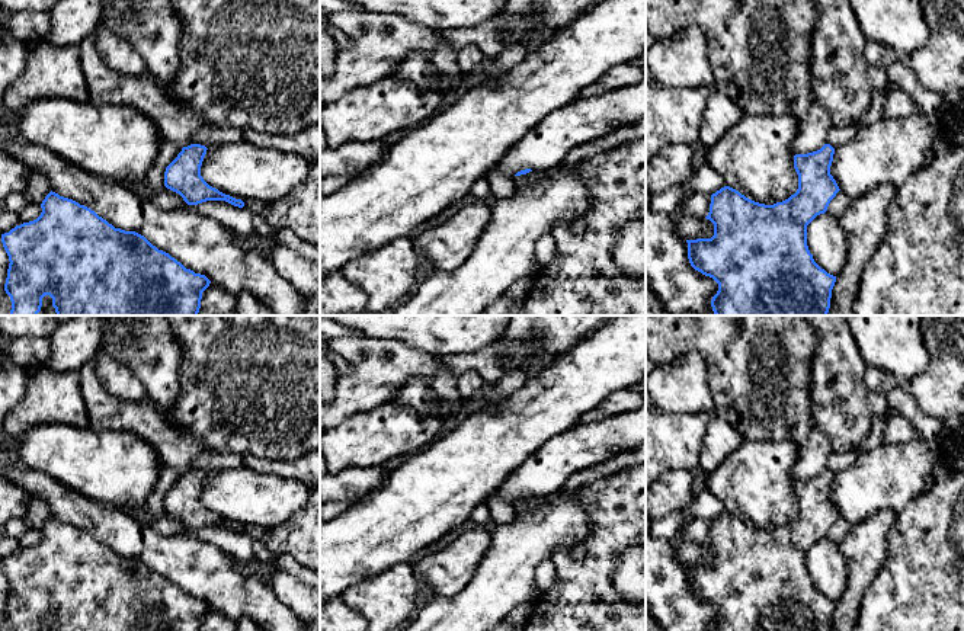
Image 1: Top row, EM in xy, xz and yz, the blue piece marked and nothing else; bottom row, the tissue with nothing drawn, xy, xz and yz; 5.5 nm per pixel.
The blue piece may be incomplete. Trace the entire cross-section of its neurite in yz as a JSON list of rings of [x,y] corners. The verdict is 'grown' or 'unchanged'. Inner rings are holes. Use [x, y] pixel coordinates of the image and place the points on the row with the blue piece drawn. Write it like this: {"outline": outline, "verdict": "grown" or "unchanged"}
{"outline": [[[830,144],[813,153],[795,154],[798,189],[782,202],[759,204],[730,186],[711,195],[710,212],[705,218],[714,224],[714,236],[686,240],[686,243],[691,266],[718,284],[718,291],[711,300],[715,316],[827,316],[836,276],[814,262],[807,246],[807,225],[827,211],[830,201],[840,190],[830,174],[833,154],[835,148]]], "verdict": "unchanged"}

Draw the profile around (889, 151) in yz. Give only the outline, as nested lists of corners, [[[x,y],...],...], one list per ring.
[[[938,116],[881,118],[835,148],[830,174],[851,199],[884,183],[899,188],[923,167],[938,135]]]

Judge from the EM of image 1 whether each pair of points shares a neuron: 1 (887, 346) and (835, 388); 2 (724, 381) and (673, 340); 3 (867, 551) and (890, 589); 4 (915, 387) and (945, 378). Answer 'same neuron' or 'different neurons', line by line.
1: different neurons
2: same neuron
3: different neurons
4: same neuron

